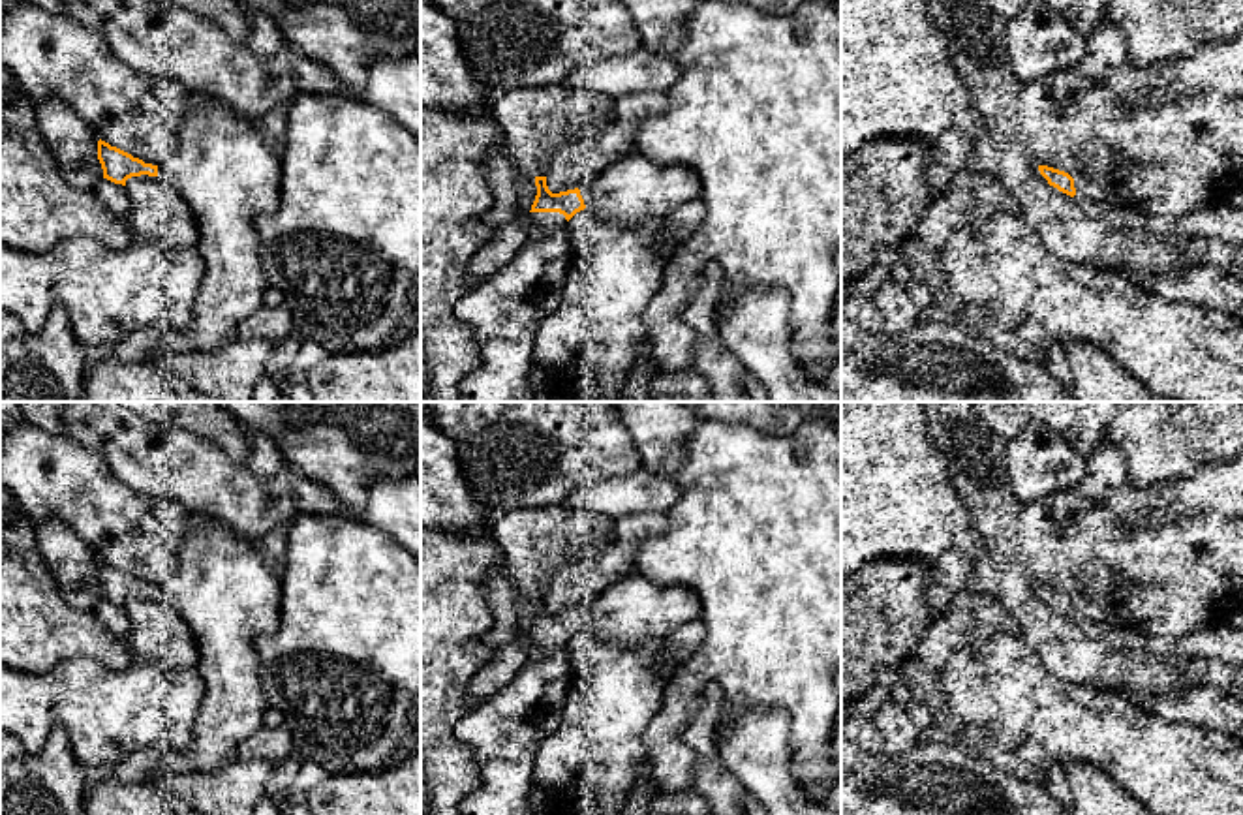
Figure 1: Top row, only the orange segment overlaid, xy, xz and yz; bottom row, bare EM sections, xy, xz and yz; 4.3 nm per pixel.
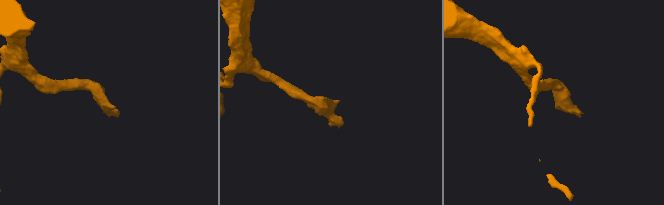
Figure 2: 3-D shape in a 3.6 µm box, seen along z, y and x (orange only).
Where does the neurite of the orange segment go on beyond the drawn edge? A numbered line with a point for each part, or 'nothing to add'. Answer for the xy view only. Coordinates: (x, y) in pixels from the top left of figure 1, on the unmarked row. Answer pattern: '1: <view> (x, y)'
1: xy (226, 592)

